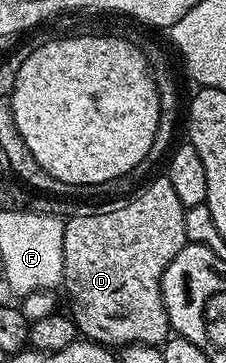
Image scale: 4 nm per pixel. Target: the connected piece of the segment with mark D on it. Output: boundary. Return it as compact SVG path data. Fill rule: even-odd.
M166 177L149 178L139 189L123 200L121 207L108 207L105 211L92 211L89 215L76 215L64 224L63 290L68 290L70 314L76 322L77 332L85 340L94 343L127 345L145 343L151 347L163 344L169 338L168 314L162 297L162 277L188 242L184 212L178 201L174 185Z

